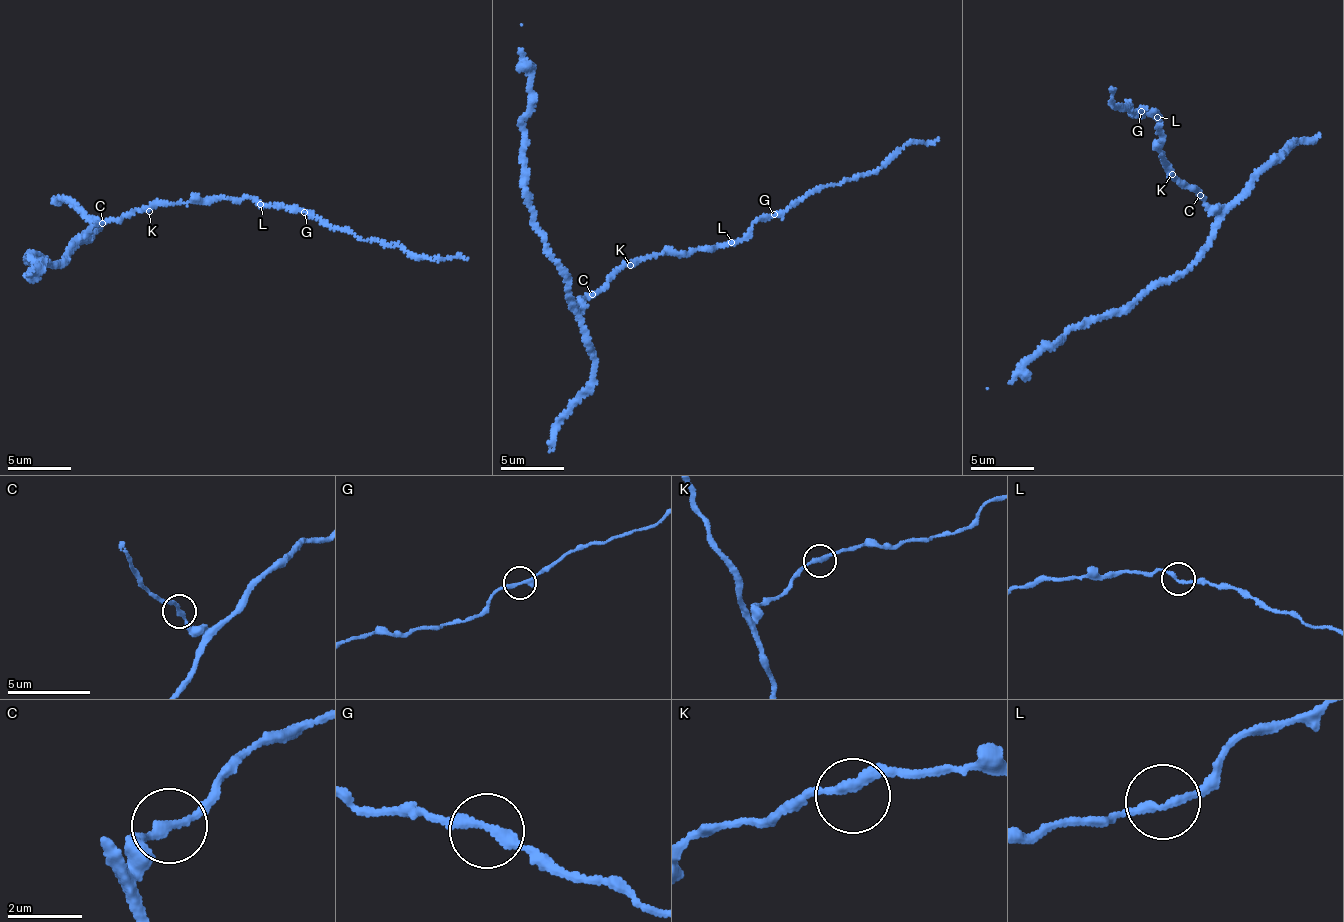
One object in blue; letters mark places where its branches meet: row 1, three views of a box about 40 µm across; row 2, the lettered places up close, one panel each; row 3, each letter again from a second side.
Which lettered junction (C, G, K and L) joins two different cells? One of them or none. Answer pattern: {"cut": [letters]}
{"cut": []}

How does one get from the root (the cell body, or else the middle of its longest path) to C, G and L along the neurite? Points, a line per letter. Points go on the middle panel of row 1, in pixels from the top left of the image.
C: (620, 271), (592, 294)
G: (620, 271), (638, 259), (660, 254), (687, 256), (696, 249), (711, 251), (738, 243), (760, 218), (773, 215)
L: (620, 271), (638, 259), (665, 253), (687, 256), (696, 249), (711, 251), (731, 242)

